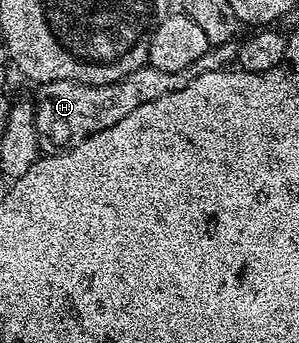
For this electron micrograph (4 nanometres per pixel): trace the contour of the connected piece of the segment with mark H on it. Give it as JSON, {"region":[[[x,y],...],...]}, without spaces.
{"region":[[[237,39],[213,45],[204,55],[196,58],[196,62],[192,62],[190,68],[179,72],[156,70],[147,66],[128,74],[123,80],[104,86],[92,86],[67,80],[57,80],[51,84],[41,85],[37,89],[38,100],[36,99],[34,104],[39,153],[55,156],[80,146],[80,142],[92,138],[92,134],[100,134],[100,130],[108,130],[108,126],[116,126],[116,122],[120,122],[120,118],[125,118],[127,114],[132,114],[136,106],[144,106],[144,102],[156,102],[156,98],[164,98],[164,94],[184,90],[184,86],[200,78],[200,74],[229,69],[237,61],[238,46]]]}

